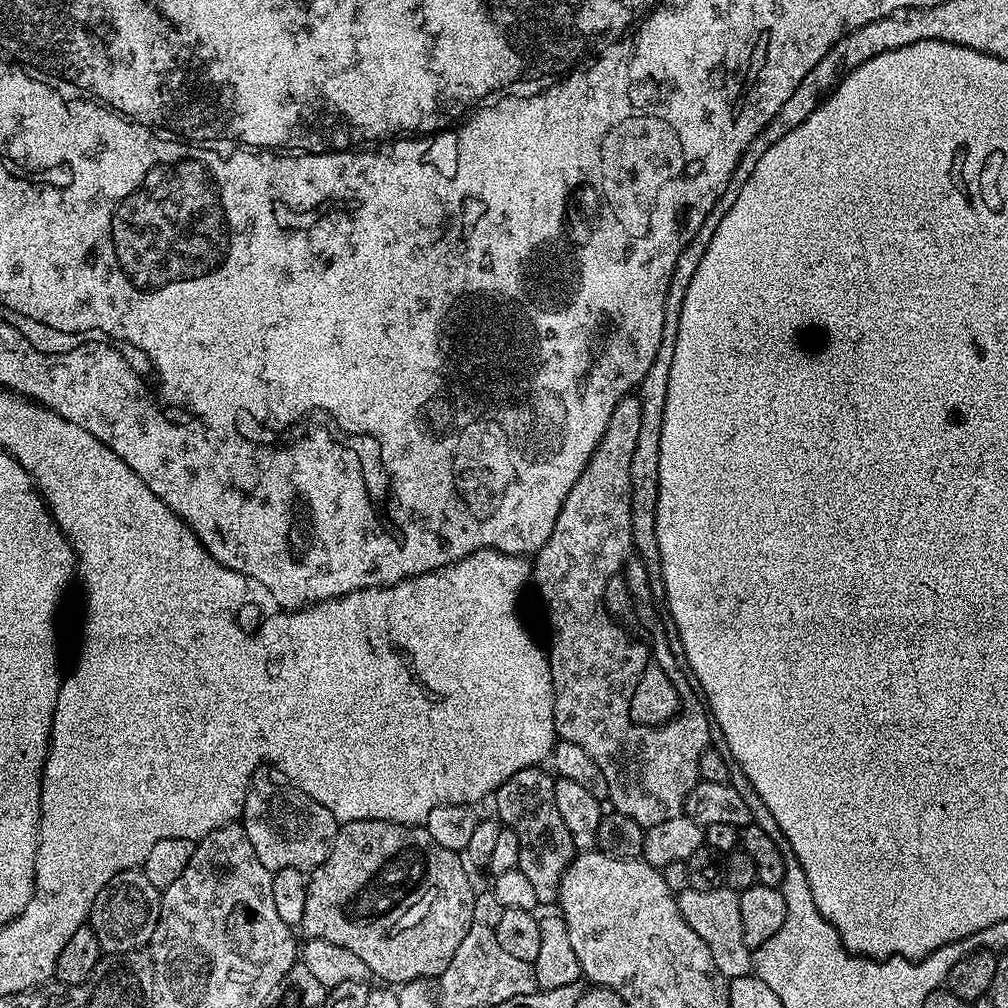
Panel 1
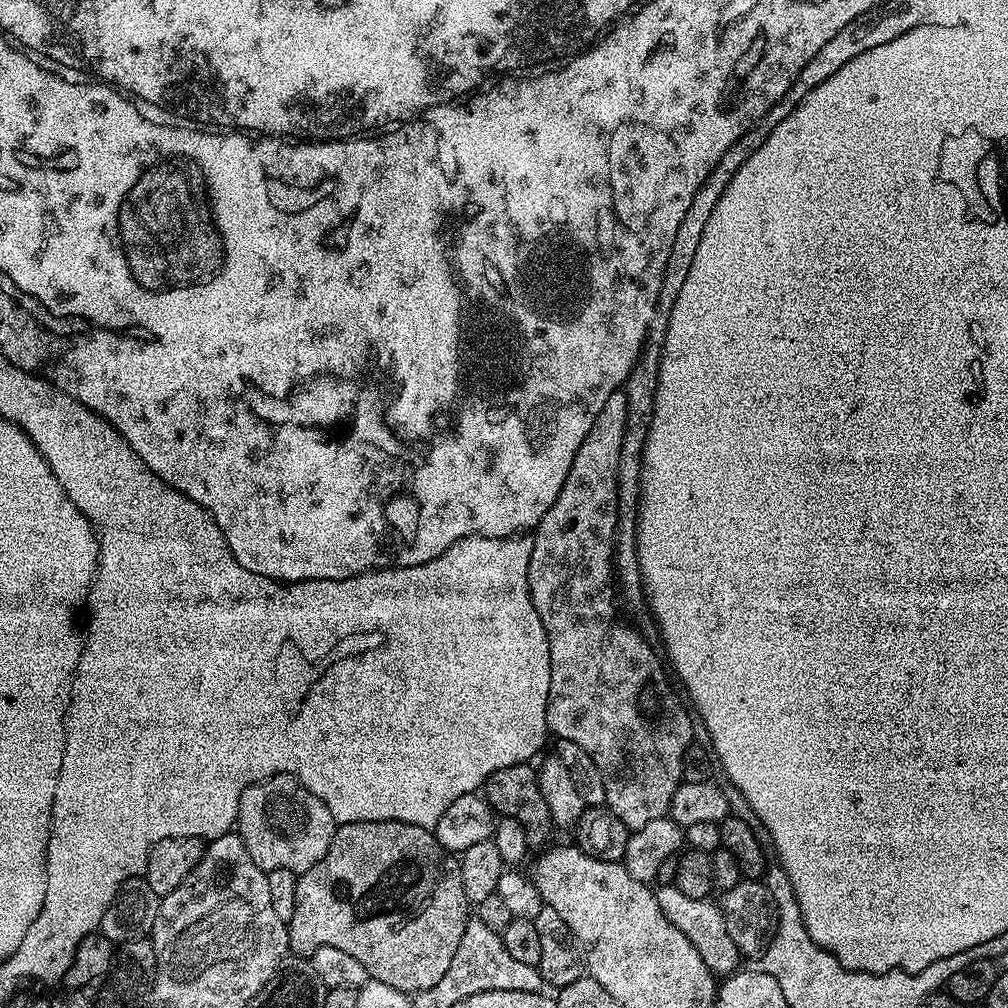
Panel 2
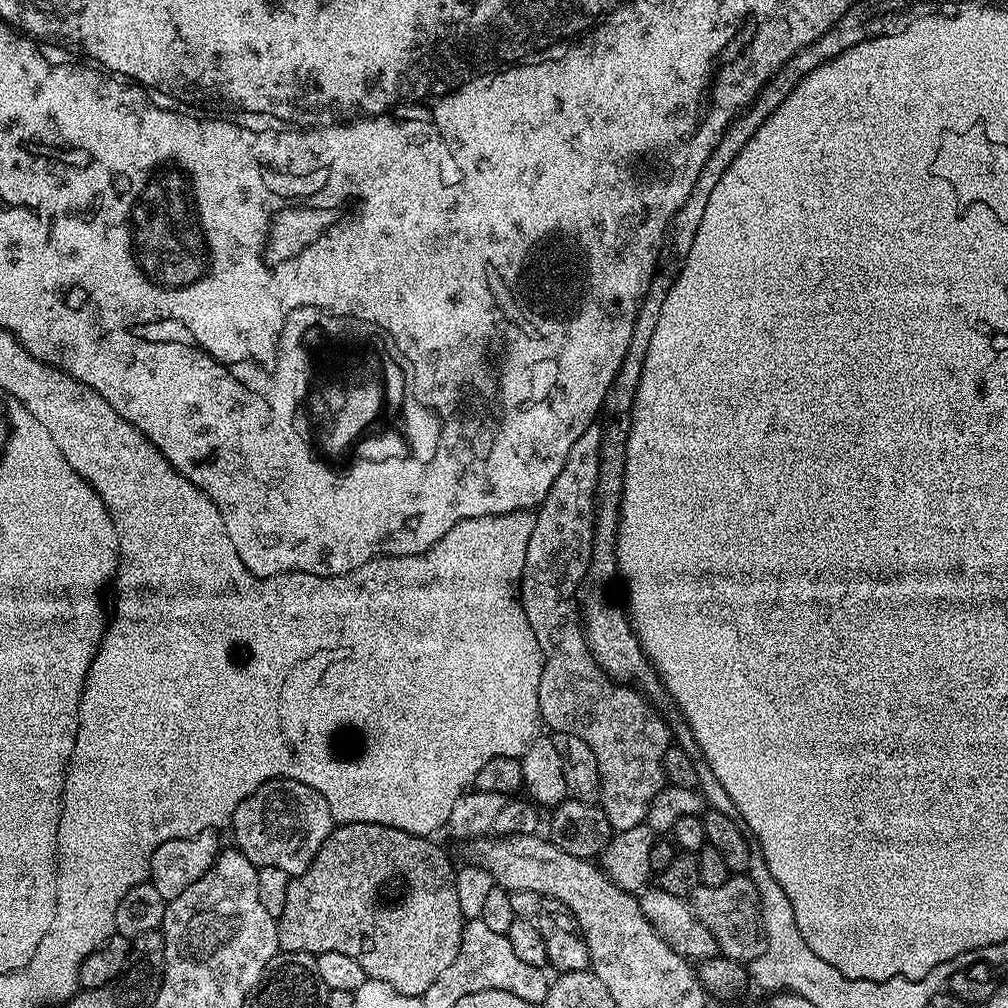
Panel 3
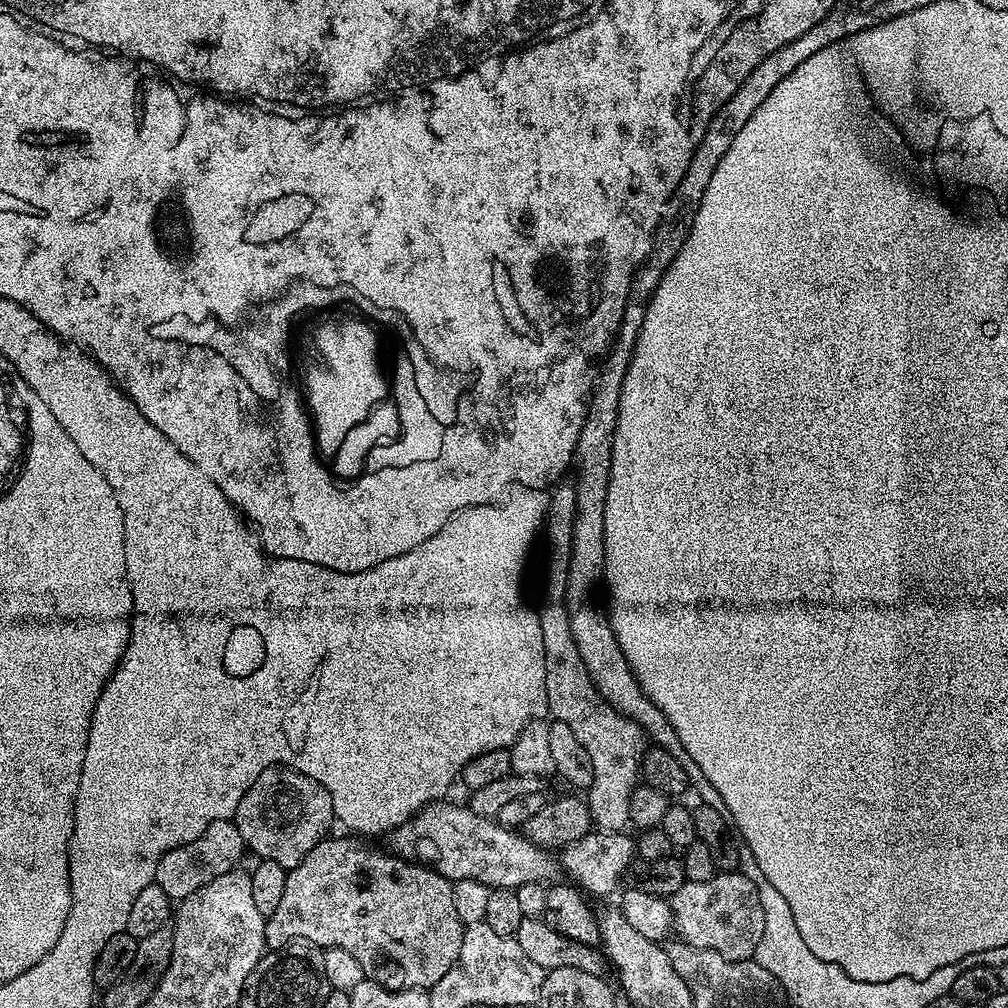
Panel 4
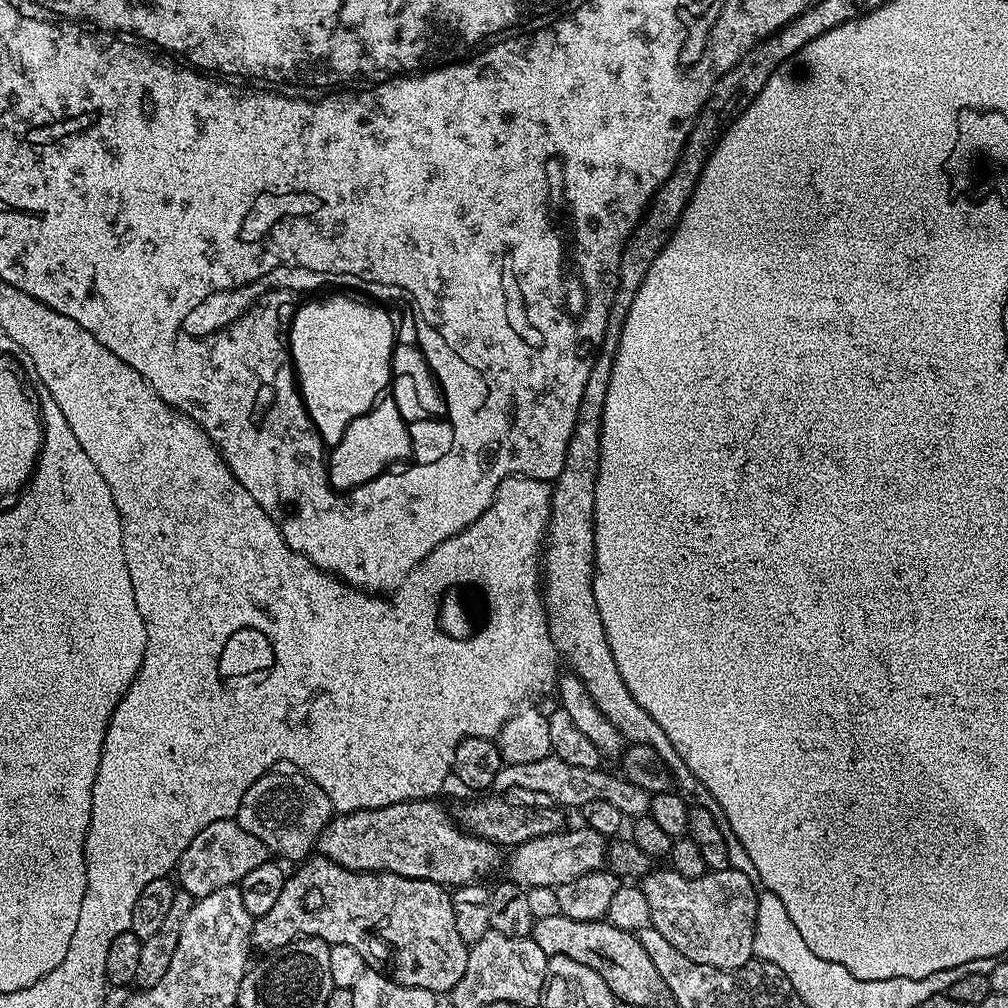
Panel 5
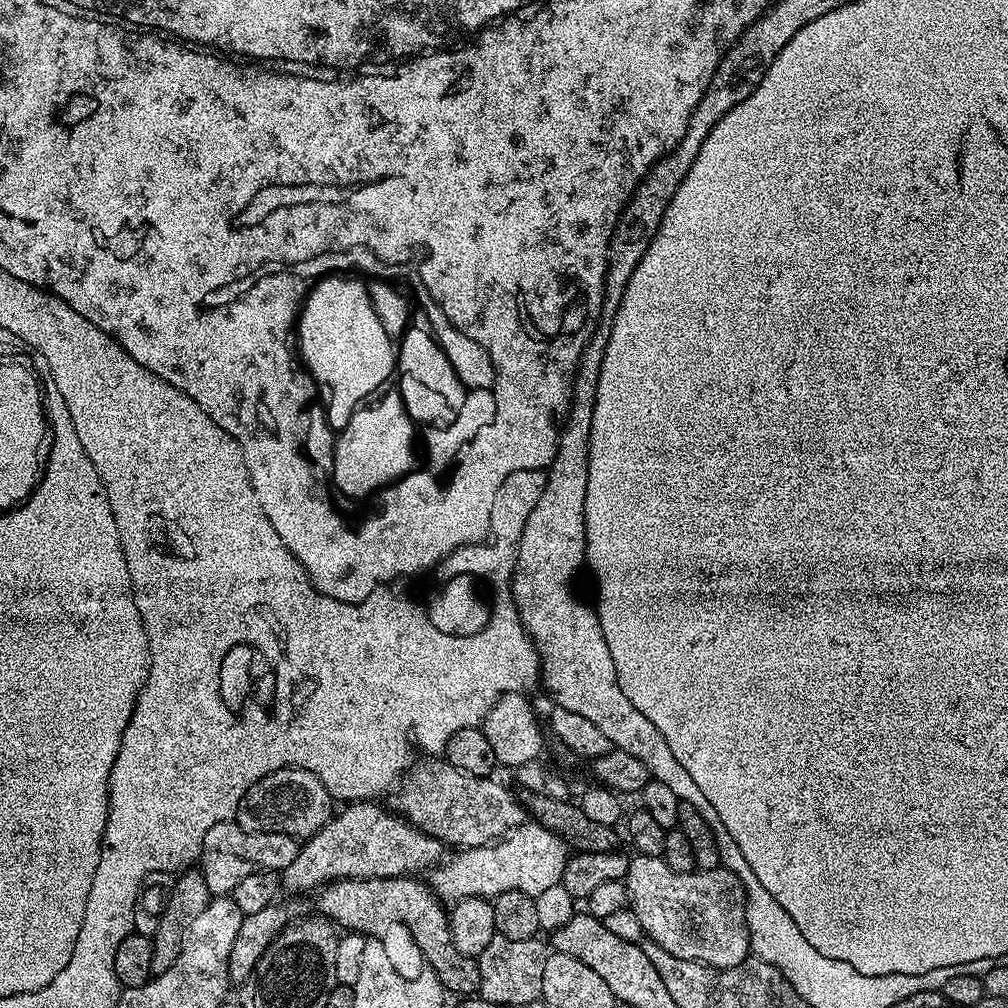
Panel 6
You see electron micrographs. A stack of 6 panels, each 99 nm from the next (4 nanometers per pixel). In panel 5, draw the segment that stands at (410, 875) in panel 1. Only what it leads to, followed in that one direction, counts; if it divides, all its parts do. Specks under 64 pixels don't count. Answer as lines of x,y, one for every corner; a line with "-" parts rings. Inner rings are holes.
313,854
299,865
300,868
296,873
289,875
282,886
282,894
274,901
274,907
267,914
255,917
252,922
252,948
260,951
260,954
267,954
276,948
286,946
292,940
299,940
302,936
317,936
320,940
325,940
328,945
333,944
355,944
363,945
363,940
368,940
372,936
372,928
392,947
392,960
396,965
390,971
391,979
396,983
406,986
407,988
421,988
422,990
430,990
437,994
448,994
454,986
462,980
462,974
466,972
466,958
468,957
469,945
464,943
462,934
458,934
458,926
454,922
454,906
452,905
452,892
445,885
435,884
429,880
419,880
418,878
406,878
398,874
390,874
389,872
355,872
354,870
346,870
342,866
338,866
334,861
329,860
326,856

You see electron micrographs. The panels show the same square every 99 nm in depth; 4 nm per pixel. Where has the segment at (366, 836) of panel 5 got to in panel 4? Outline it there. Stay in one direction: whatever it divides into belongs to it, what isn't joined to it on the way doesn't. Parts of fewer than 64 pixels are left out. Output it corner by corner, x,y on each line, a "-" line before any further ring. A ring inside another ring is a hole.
437,802
426,804
412,819
390,833
391,851
401,860
434,868
453,882
477,880
489,888
515,890
523,884
542,884
561,879
562,868
551,851
539,848
519,831
503,828
495,819
474,814
470,806

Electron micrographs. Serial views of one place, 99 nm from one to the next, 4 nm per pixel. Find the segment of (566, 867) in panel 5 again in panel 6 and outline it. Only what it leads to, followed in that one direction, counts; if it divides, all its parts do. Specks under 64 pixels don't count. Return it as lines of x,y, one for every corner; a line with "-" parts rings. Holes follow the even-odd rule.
526,822
508,833
506,838
477,848
465,848
455,854
457,856
449,860
447,857
430,872
430,887
444,902
465,900
471,896
495,898
510,890
535,898
542,894
542,890
563,881
570,849
558,834
546,830
541,824

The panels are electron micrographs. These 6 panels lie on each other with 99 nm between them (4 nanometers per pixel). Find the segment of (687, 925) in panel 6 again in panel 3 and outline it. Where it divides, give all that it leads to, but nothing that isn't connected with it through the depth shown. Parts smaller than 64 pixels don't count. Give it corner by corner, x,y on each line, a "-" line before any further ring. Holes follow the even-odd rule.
732,874
722,886
701,886
696,889
691,897
690,903
696,910
696,916
710,930
710,934
716,940
717,949
727,959
739,960
741,962
751,962
764,952
764,923
760,913
760,895
755,883
749,880
747,875

